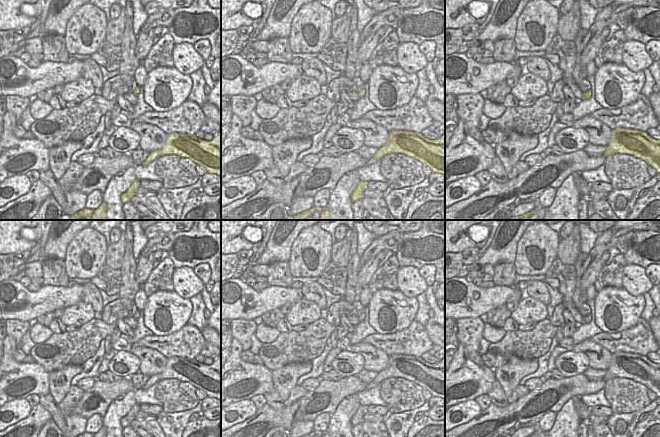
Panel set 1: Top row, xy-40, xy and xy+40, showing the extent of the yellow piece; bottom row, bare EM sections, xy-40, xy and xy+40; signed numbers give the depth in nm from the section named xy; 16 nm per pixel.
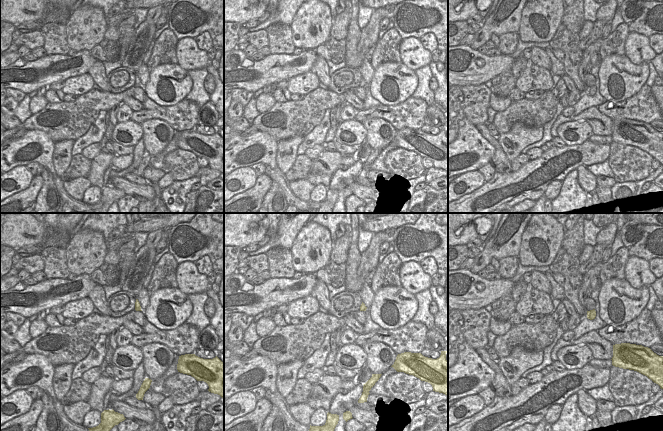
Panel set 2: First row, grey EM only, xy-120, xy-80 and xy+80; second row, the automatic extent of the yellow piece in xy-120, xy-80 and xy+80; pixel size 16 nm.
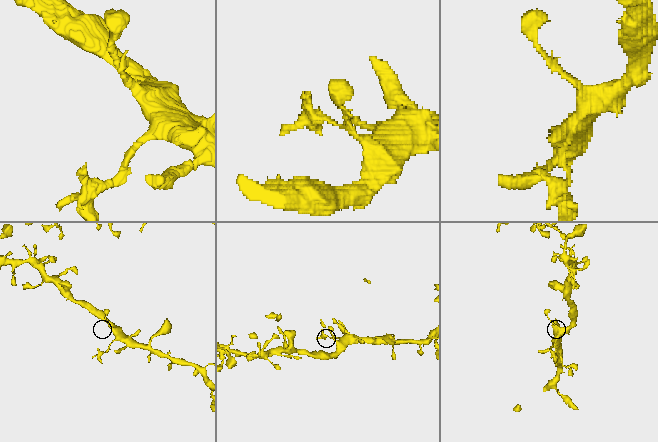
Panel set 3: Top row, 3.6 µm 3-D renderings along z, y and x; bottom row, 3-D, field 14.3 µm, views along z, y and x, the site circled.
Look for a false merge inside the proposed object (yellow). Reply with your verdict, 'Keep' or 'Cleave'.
Cleave

